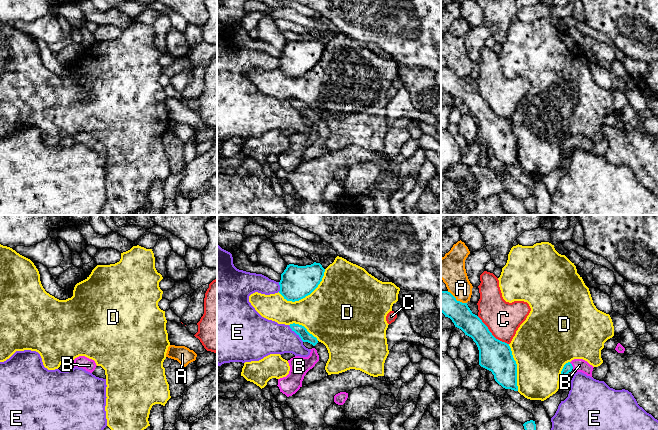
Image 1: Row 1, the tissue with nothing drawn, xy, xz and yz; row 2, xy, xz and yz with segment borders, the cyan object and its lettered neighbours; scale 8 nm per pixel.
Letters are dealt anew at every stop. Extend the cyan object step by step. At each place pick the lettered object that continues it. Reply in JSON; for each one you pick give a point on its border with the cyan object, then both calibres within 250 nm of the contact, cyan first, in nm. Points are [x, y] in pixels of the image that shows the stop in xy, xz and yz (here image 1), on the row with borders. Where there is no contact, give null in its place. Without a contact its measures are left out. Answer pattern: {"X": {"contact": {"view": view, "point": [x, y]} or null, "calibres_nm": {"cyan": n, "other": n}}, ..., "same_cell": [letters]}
{"B": {"contact": {"view": "yz", "point": [571, 365]}, "calibres_nm": {"cyan": 70, "other": 110}}, "same_cell": ["B"]}

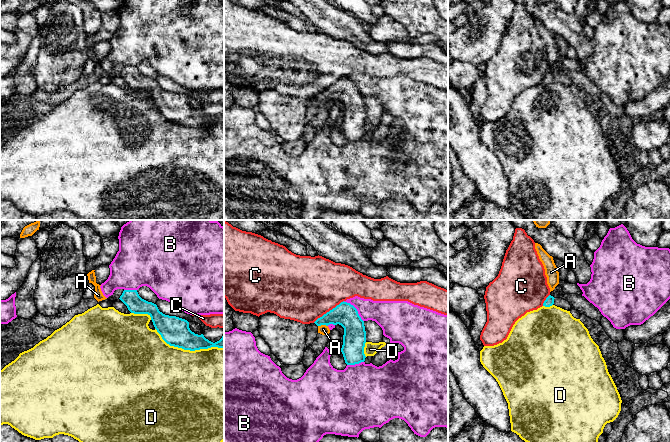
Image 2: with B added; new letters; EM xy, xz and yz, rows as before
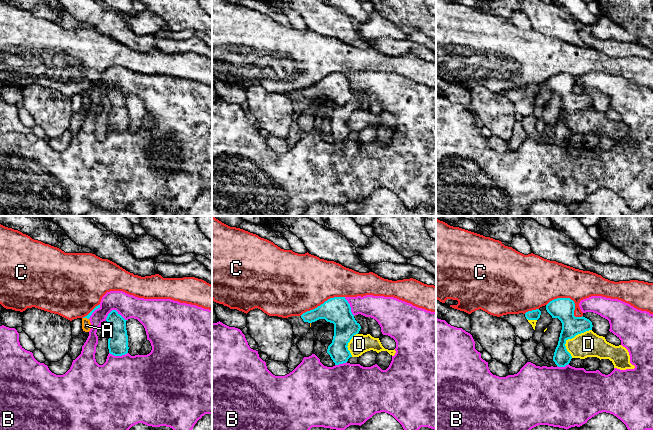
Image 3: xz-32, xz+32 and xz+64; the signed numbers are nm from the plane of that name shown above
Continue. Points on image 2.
{"same_cell": []}

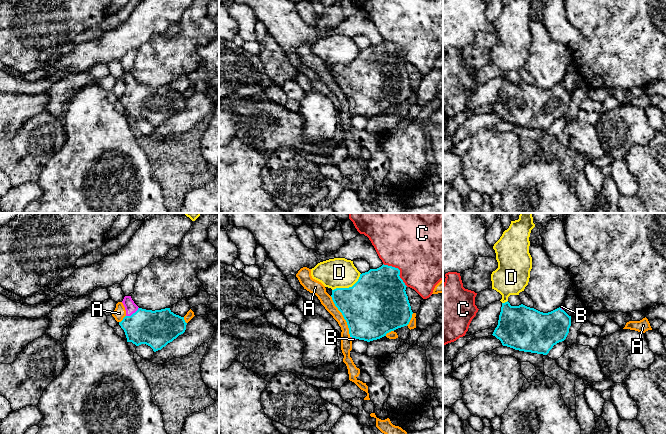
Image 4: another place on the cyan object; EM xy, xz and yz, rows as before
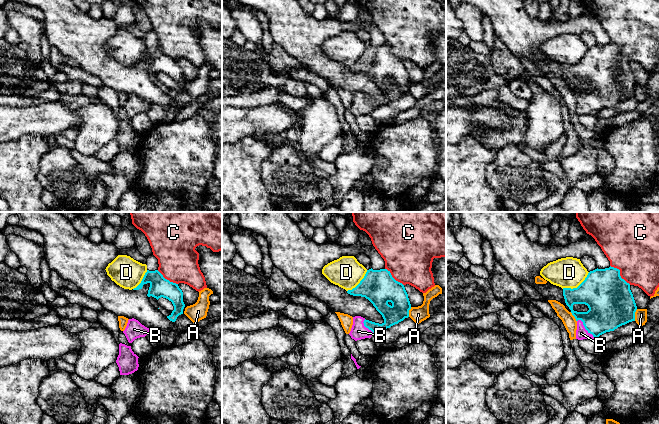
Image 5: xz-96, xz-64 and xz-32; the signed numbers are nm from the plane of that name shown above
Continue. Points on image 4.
{"B": {"contact": {"view": "xy", "point": [133, 313]}, "calibres_nm": {"cyan": 300, "other": 90}}, "same_cell": ["B"]}

